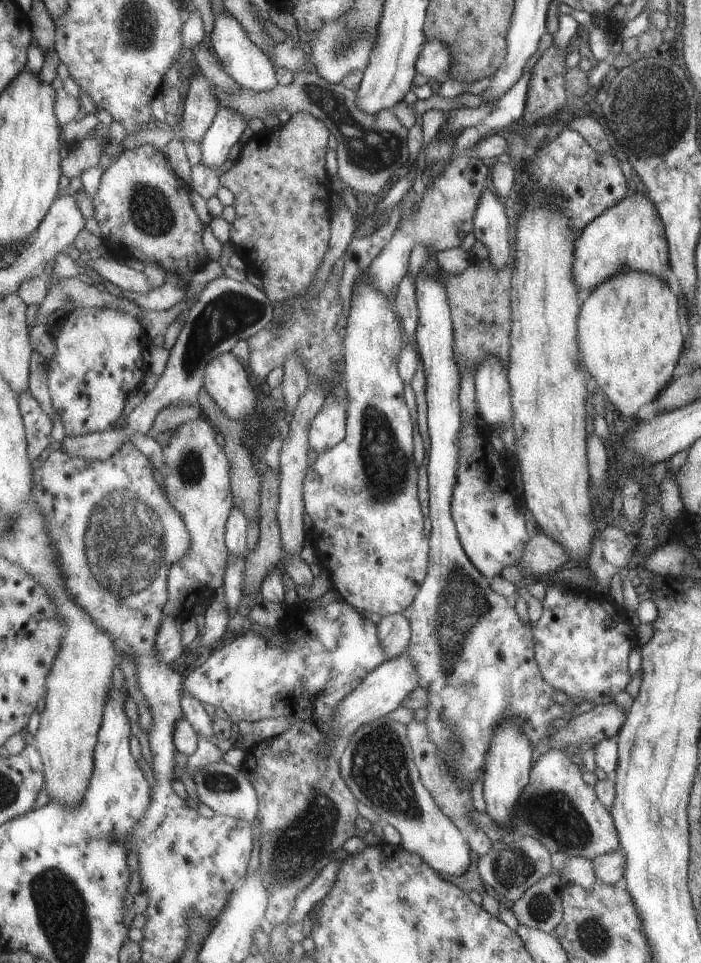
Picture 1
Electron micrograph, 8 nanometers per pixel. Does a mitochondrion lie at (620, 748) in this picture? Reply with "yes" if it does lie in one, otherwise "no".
no

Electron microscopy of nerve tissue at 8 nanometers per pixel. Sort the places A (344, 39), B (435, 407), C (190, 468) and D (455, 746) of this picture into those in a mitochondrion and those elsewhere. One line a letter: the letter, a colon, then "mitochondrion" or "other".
A: mitochondrion
B: other
C: mitochondrion
D: mitochondrion

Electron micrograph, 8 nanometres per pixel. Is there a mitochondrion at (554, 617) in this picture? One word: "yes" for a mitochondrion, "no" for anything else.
no

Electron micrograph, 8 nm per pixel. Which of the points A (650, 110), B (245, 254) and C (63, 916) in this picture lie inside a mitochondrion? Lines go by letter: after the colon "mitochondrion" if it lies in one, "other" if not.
A: mitochondrion
B: other
C: mitochondrion

